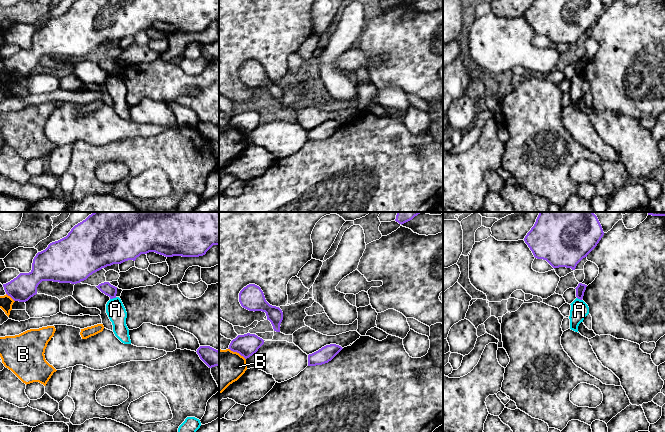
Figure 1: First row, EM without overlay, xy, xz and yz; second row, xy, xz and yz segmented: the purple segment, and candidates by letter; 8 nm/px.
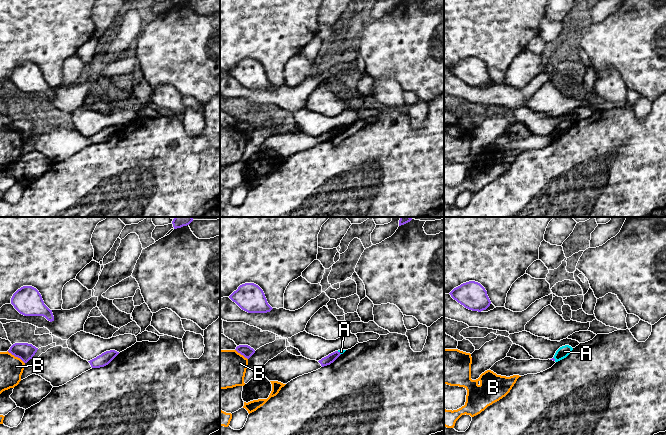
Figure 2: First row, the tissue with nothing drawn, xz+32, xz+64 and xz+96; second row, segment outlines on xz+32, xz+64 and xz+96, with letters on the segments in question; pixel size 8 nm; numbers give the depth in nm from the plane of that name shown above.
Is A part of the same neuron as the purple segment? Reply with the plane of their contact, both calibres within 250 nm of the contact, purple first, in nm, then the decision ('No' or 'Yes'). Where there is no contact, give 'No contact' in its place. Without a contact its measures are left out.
Touches purple in xy. Thickness 90 nm (purple) against 150 nm. No

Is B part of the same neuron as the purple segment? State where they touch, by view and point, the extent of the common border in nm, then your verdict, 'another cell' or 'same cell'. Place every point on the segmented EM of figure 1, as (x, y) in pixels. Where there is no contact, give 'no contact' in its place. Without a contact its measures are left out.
contact xz (237, 352); length 170 nm; another cell

